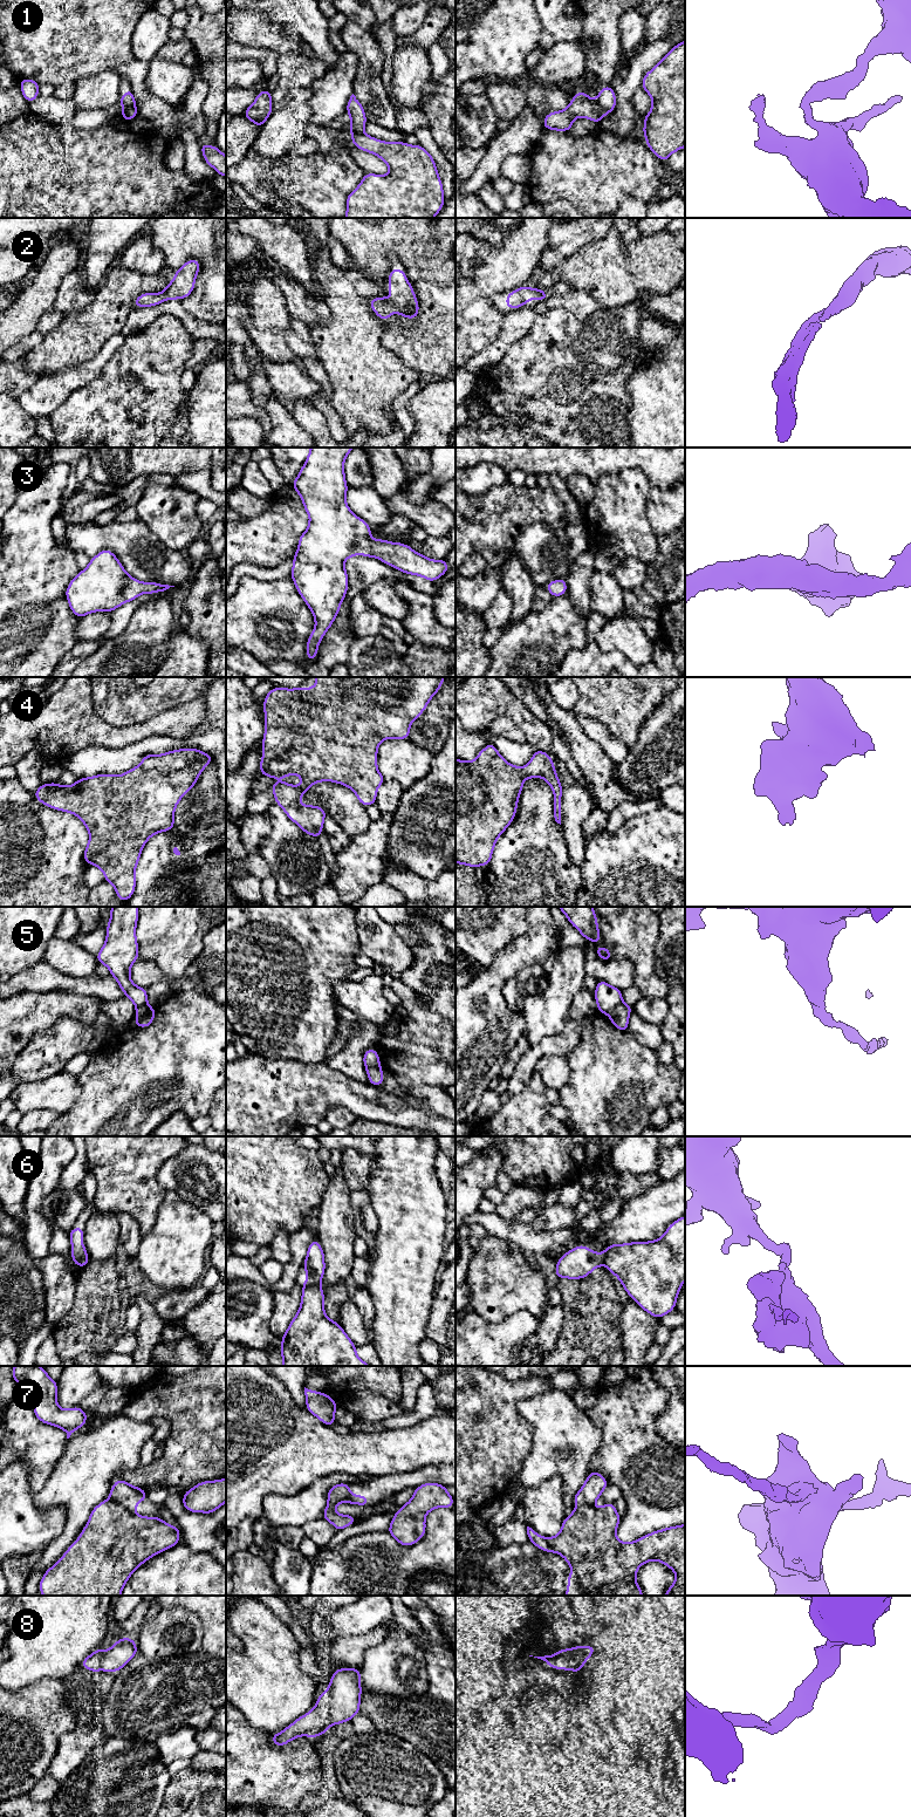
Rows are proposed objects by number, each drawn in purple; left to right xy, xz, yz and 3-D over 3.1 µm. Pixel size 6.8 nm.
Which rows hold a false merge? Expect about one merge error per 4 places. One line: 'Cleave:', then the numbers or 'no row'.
Cleave: 1, 5, 6, 7

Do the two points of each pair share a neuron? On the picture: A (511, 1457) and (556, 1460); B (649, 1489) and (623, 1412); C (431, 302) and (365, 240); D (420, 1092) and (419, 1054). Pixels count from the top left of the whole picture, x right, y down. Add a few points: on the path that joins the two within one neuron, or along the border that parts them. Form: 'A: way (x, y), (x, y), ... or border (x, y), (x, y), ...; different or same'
A: border (532, 1432), (532, 1449), (519, 1474); different
B: way (648, 1470), (630, 1452), (628, 1430); same
C: way (431, 280), (392, 240), (388, 240); same
D: border (395, 1076), (405, 1086), (443, 1087); different

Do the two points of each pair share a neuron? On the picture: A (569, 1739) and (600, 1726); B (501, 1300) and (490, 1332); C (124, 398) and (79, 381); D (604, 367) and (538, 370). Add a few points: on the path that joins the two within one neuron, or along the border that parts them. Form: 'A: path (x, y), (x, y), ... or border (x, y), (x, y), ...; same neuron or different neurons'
A: path (576, 1735), (593, 1726); same neuron
B: border (472, 1310), (483, 1318), (495, 1323), (519, 1312); different neurons
C: border (105, 362), (95, 380), (66, 400); different neurons
D: path (588, 367), (586, 369), (554, 370); same neuron

